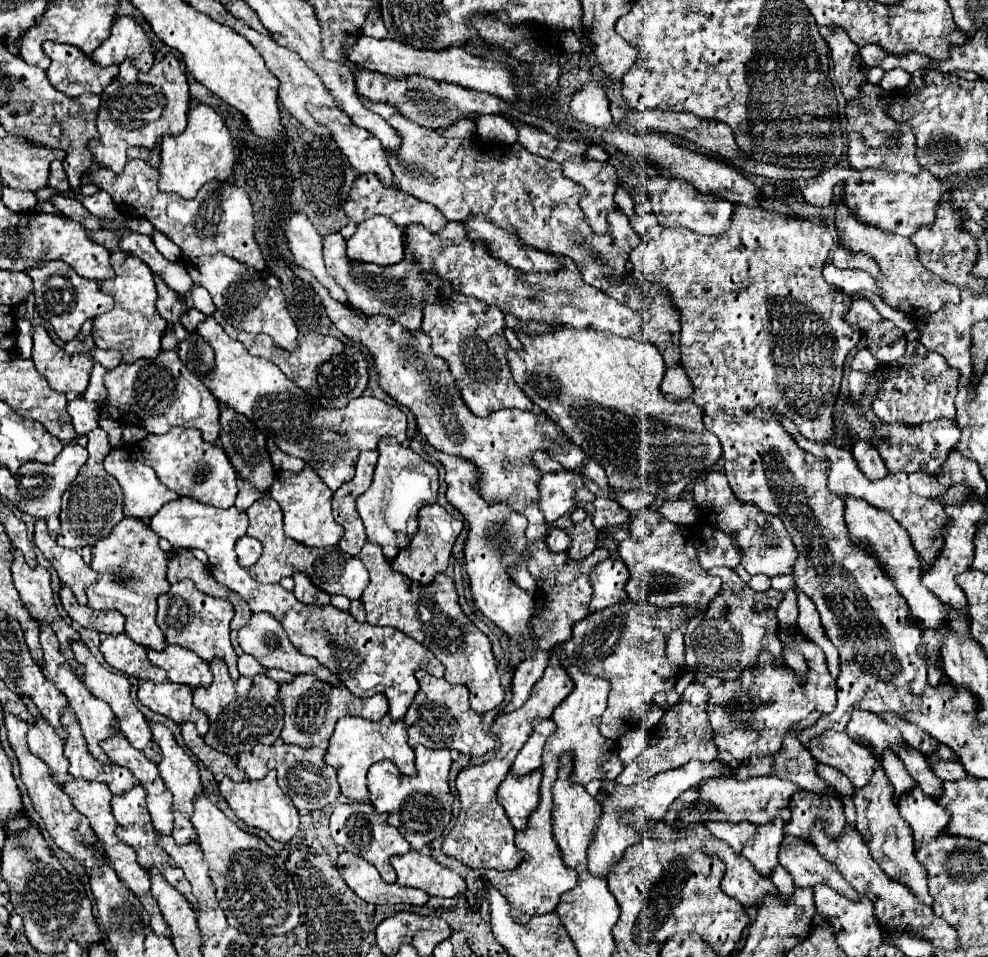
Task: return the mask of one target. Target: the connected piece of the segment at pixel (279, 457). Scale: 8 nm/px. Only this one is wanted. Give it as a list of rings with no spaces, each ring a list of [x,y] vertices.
[[[273,442],[267,444],[267,450],[269,450],[269,456],[271,456],[271,464],[275,468],[275,472],[283,472],[283,470],[291,470],[291,472],[301,472],[305,462],[299,460],[299,458],[293,458],[285,452],[281,452]]]

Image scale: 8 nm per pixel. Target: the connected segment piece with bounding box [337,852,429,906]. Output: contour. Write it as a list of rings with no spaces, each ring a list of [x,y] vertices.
[[[343,852],[337,858],[337,870],[341,878],[347,882],[347,886],[365,902],[369,904],[411,904],[411,906],[423,906],[427,904],[429,896],[427,892],[421,892],[417,888],[407,888],[399,884],[387,884],[381,880],[379,872],[353,852]]]

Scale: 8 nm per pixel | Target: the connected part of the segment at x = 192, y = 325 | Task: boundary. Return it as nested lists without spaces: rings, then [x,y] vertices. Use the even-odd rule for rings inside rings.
[[[190,309],[182,315],[180,322],[186,330],[192,332],[196,329],[197,324],[204,320],[207,320],[207,316],[202,312],[196,309]]]

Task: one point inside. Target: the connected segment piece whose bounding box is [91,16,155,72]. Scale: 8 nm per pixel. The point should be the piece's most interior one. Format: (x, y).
(127, 41)

